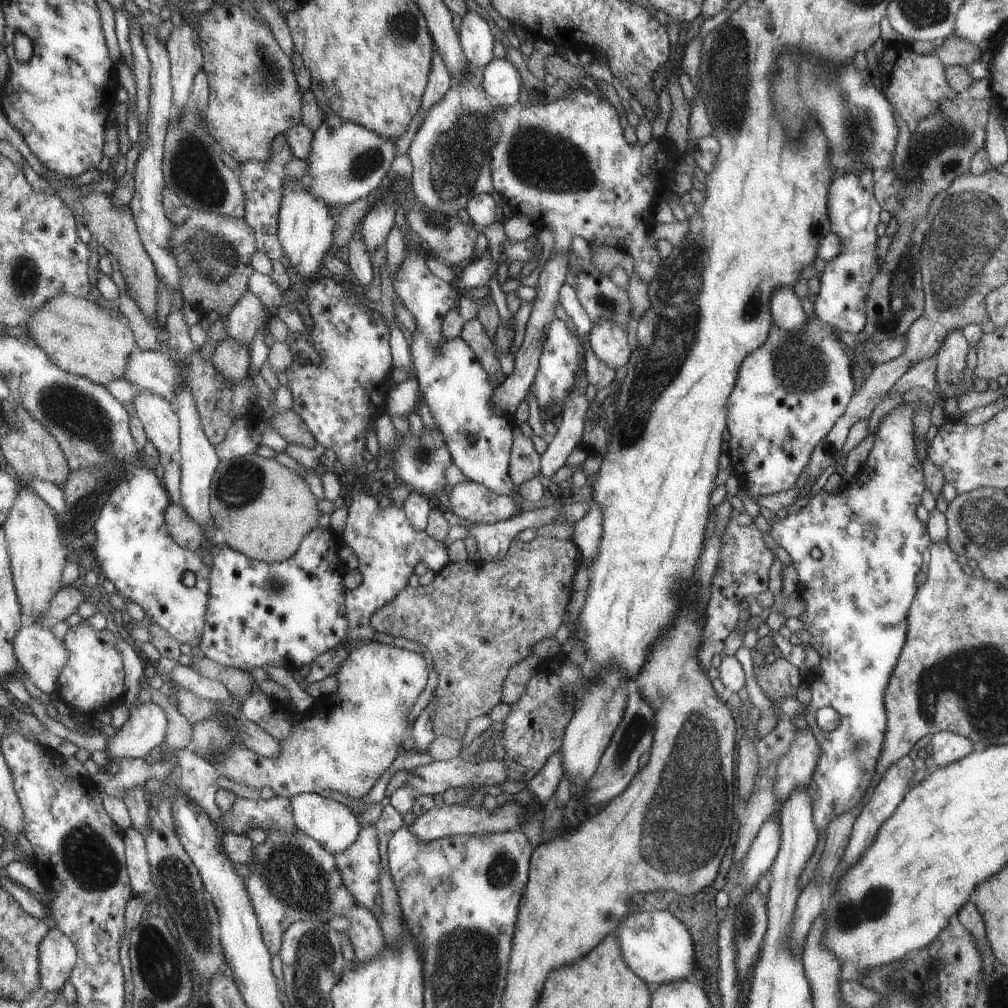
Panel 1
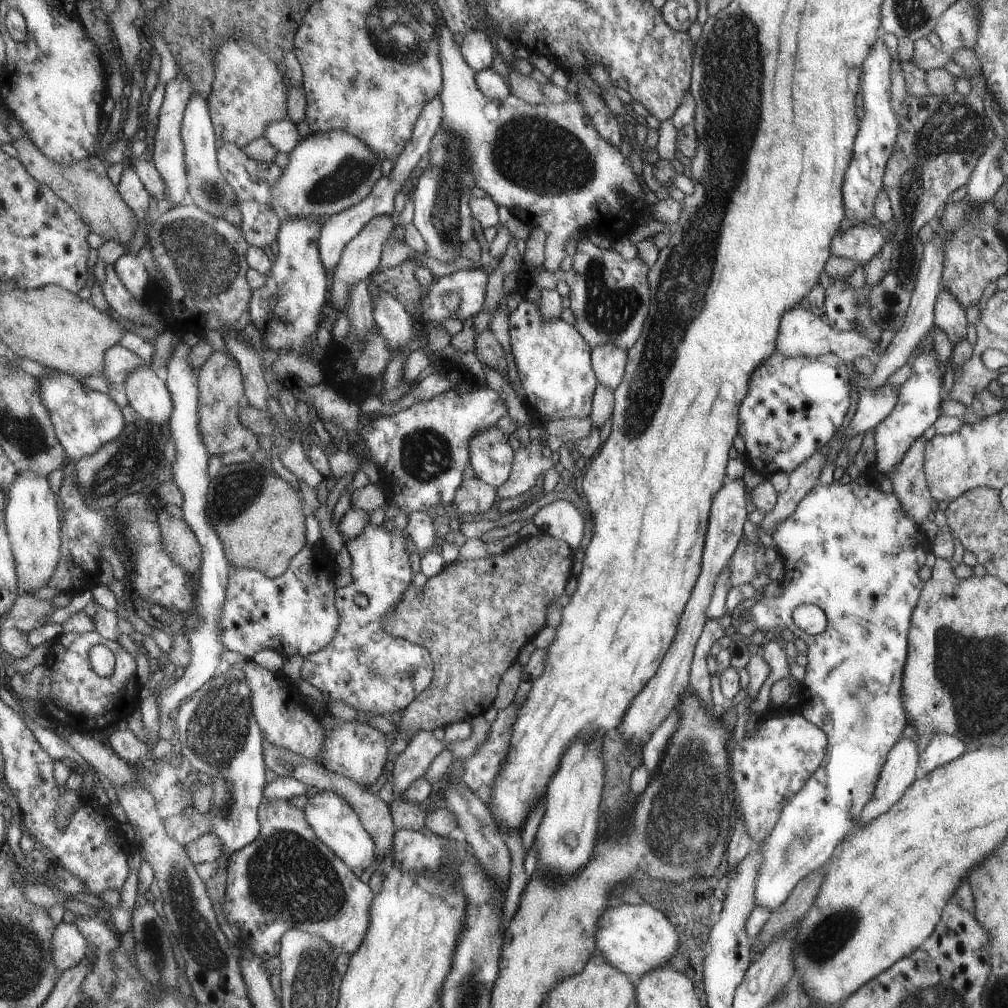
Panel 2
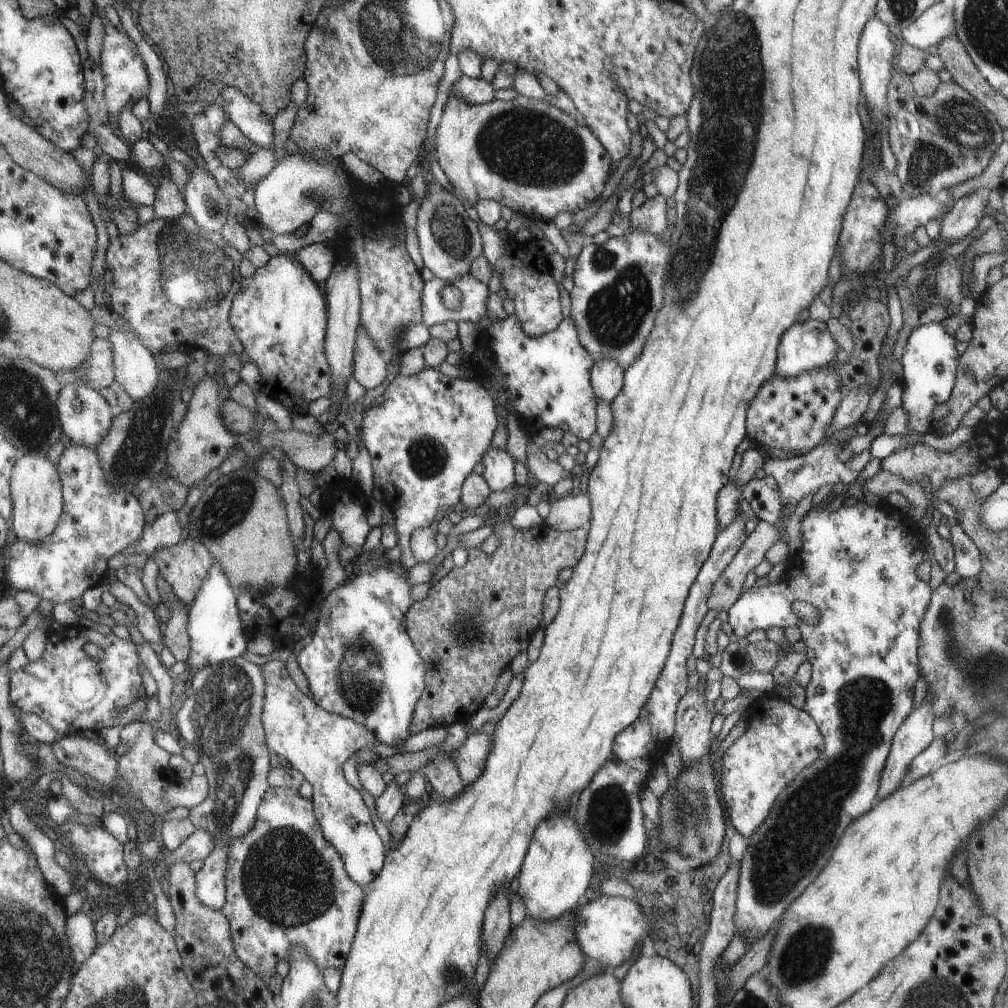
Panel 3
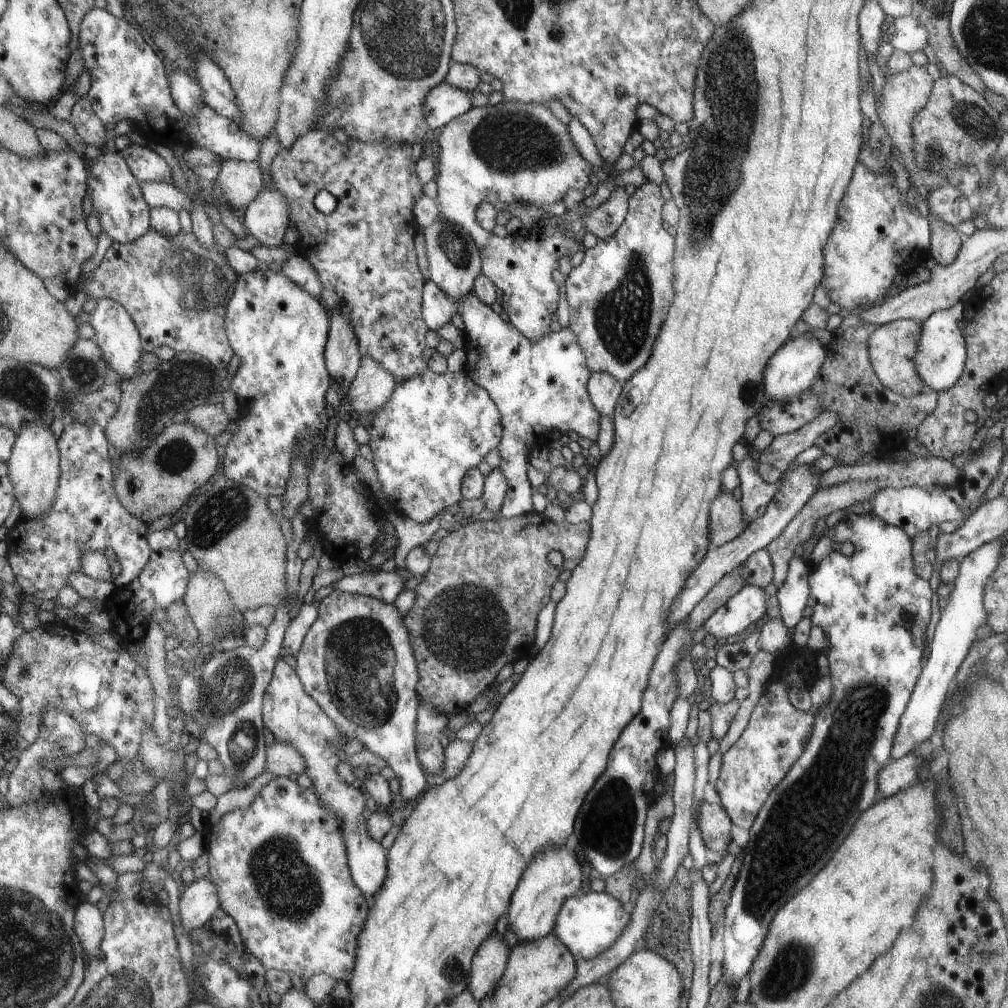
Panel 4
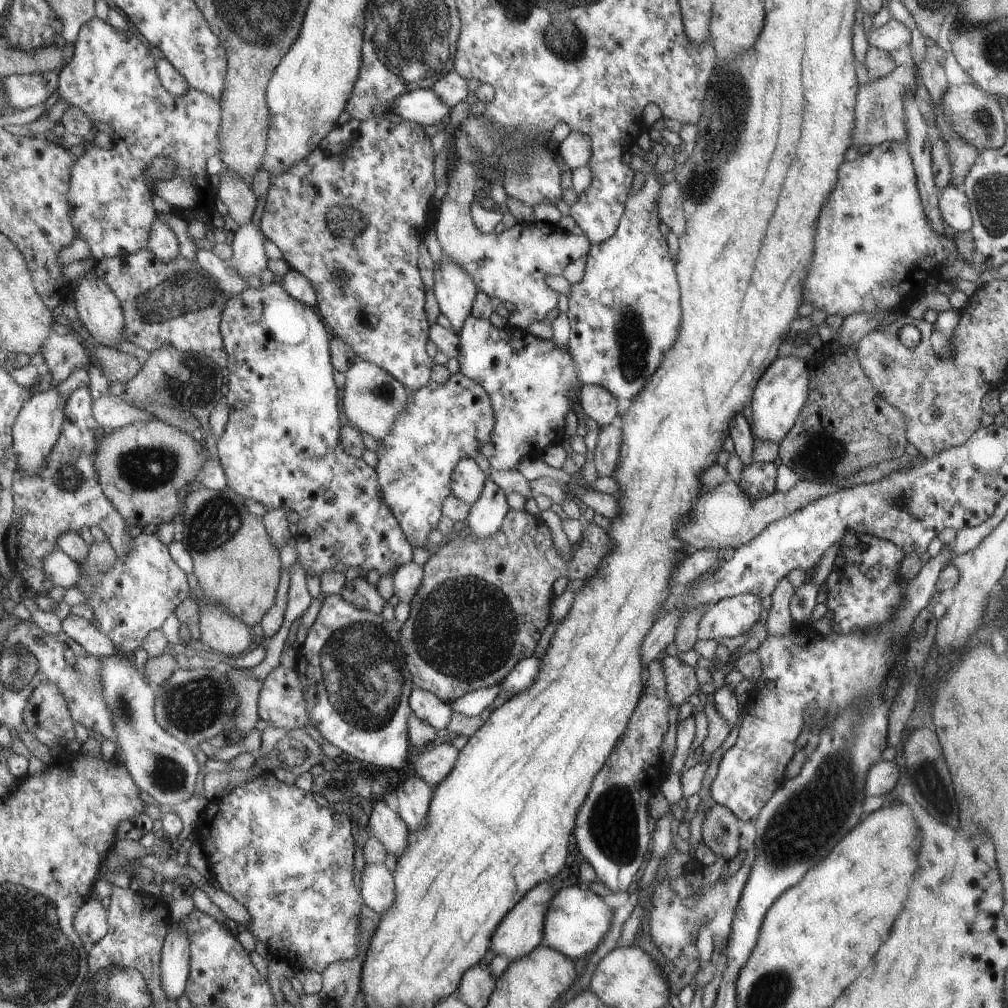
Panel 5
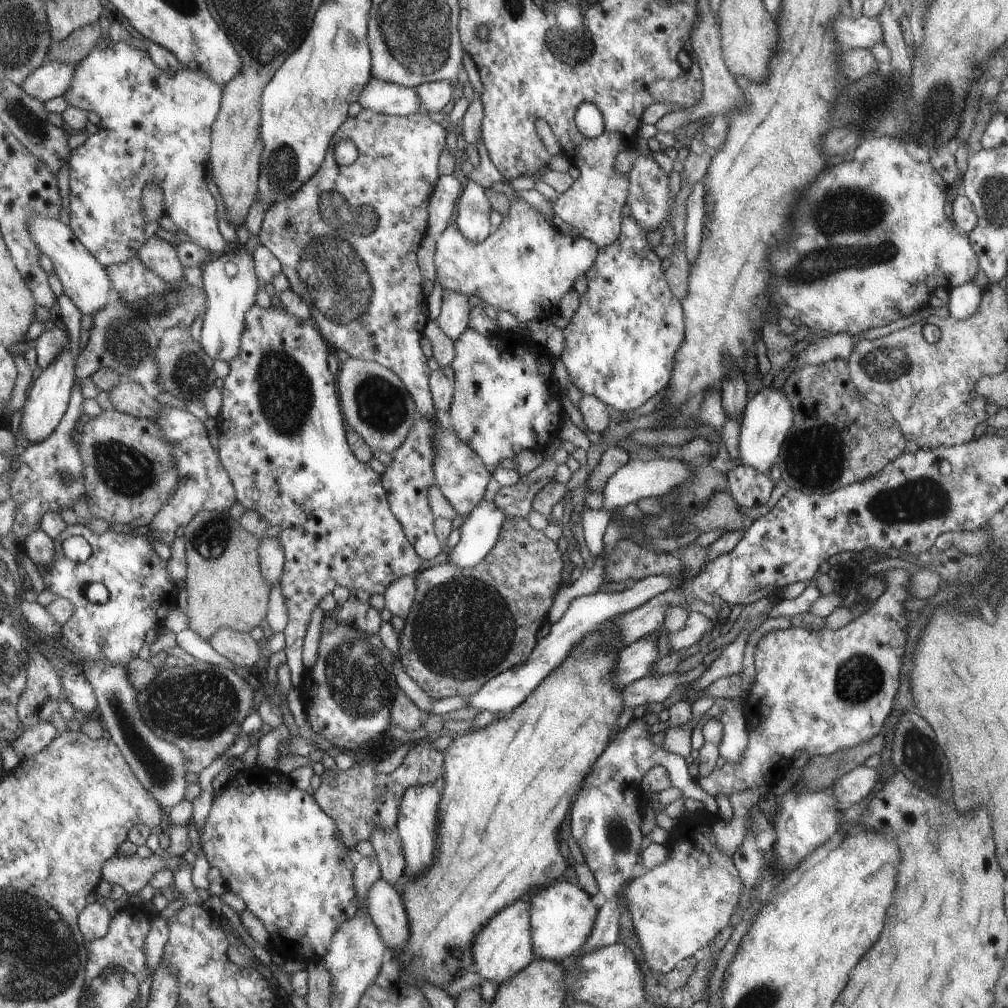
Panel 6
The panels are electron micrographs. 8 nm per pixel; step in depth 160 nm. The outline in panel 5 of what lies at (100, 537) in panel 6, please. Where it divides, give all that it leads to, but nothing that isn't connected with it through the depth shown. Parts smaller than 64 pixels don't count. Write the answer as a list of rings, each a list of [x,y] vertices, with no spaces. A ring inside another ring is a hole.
[[[141,533],[125,558],[118,556],[111,570],[105,570],[105,574],[95,578],[87,576],[83,572],[85,562],[79,562],[81,582],[77,588],[86,604],[95,610],[95,618],[90,621],[113,640],[122,654],[135,654],[143,649],[145,638],[161,629],[193,593],[189,590],[188,574],[175,562],[169,546],[157,534]]]

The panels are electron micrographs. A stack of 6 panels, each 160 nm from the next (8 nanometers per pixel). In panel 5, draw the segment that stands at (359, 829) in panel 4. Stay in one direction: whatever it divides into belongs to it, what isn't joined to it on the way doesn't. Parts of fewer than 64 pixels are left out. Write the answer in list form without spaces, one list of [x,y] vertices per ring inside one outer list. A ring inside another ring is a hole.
[[[285,666],[273,668],[257,694],[257,716],[275,728],[301,729],[309,724],[297,674]],[[365,862],[360,885],[359,890],[361,890],[361,897],[364,899],[368,914],[376,918],[391,908],[396,886],[392,872],[387,869],[384,862]]]

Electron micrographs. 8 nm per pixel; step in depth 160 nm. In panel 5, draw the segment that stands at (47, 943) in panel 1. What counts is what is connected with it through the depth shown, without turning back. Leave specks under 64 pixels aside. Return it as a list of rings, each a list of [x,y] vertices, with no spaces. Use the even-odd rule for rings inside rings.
[[[90,898],[81,907],[80,912],[76,914],[74,927],[77,927],[77,932],[88,947],[105,938],[110,929],[108,910],[105,910],[99,898]]]

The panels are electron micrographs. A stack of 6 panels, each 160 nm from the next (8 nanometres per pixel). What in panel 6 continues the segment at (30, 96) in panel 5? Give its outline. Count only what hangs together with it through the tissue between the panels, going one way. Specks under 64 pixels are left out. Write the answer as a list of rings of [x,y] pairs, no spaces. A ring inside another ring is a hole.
[[[61,61],[45,63],[22,82],[23,90],[46,103],[69,90],[77,67],[78,64]]]

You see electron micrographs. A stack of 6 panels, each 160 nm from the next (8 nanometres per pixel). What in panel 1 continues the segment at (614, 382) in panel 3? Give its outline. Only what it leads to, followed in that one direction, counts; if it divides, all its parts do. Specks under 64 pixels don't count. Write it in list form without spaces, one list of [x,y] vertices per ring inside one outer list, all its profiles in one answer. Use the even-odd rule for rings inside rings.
[[[609,319],[591,325],[588,342],[596,357],[615,370],[628,361],[631,350],[627,346],[626,330]]]

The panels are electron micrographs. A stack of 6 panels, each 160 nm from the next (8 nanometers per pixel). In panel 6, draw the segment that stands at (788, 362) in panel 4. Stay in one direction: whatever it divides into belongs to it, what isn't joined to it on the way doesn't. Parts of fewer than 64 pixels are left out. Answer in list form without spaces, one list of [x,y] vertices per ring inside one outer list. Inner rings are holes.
[[[771,384],[760,388],[751,398],[746,399],[746,405],[742,410],[738,432],[737,462],[752,466],[758,471],[769,472],[787,436],[791,420],[793,420],[793,412],[791,412],[789,400],[785,398],[785,393],[781,389],[775,389]]]

